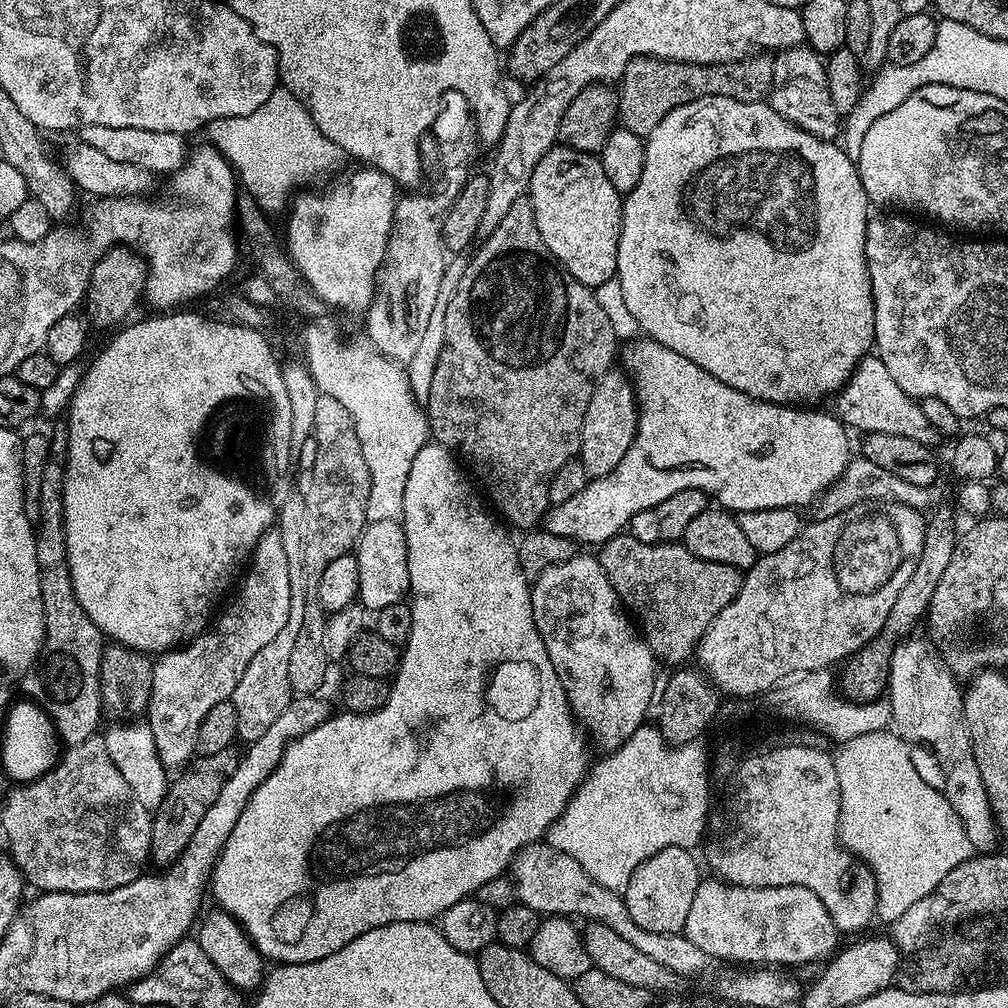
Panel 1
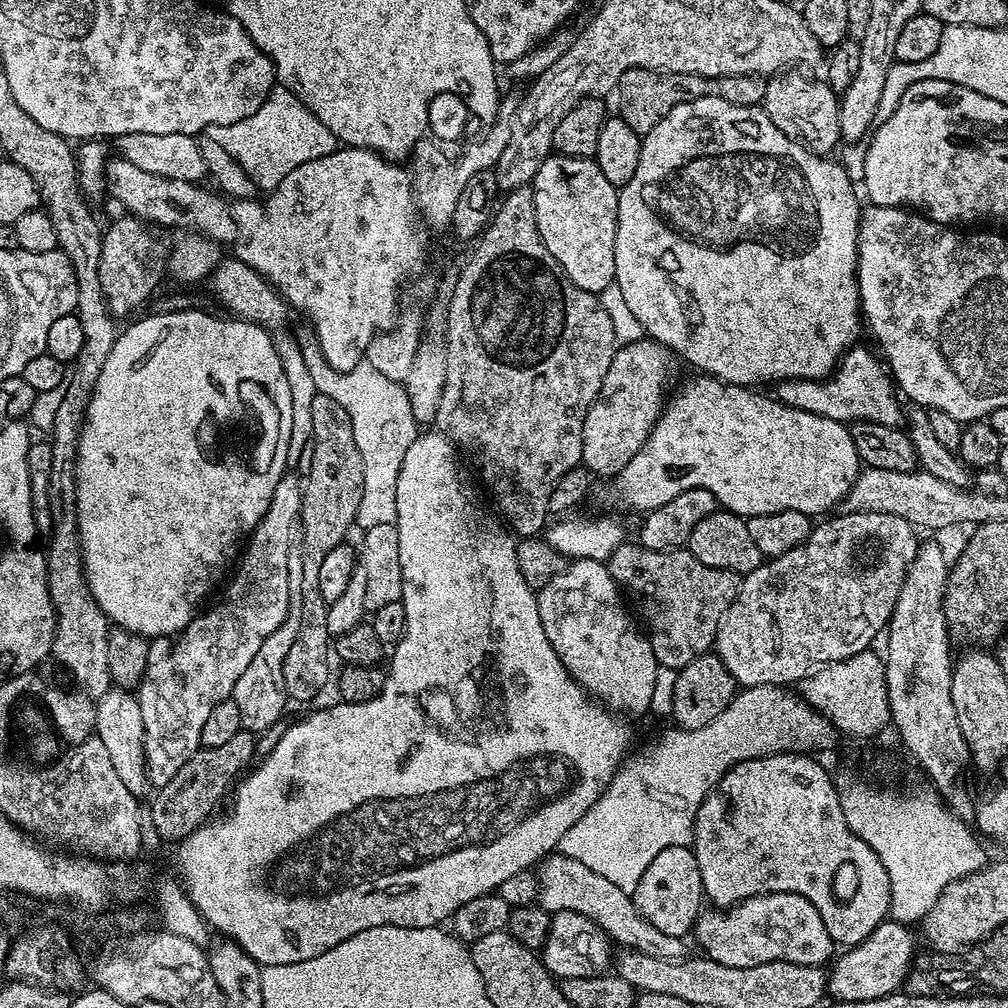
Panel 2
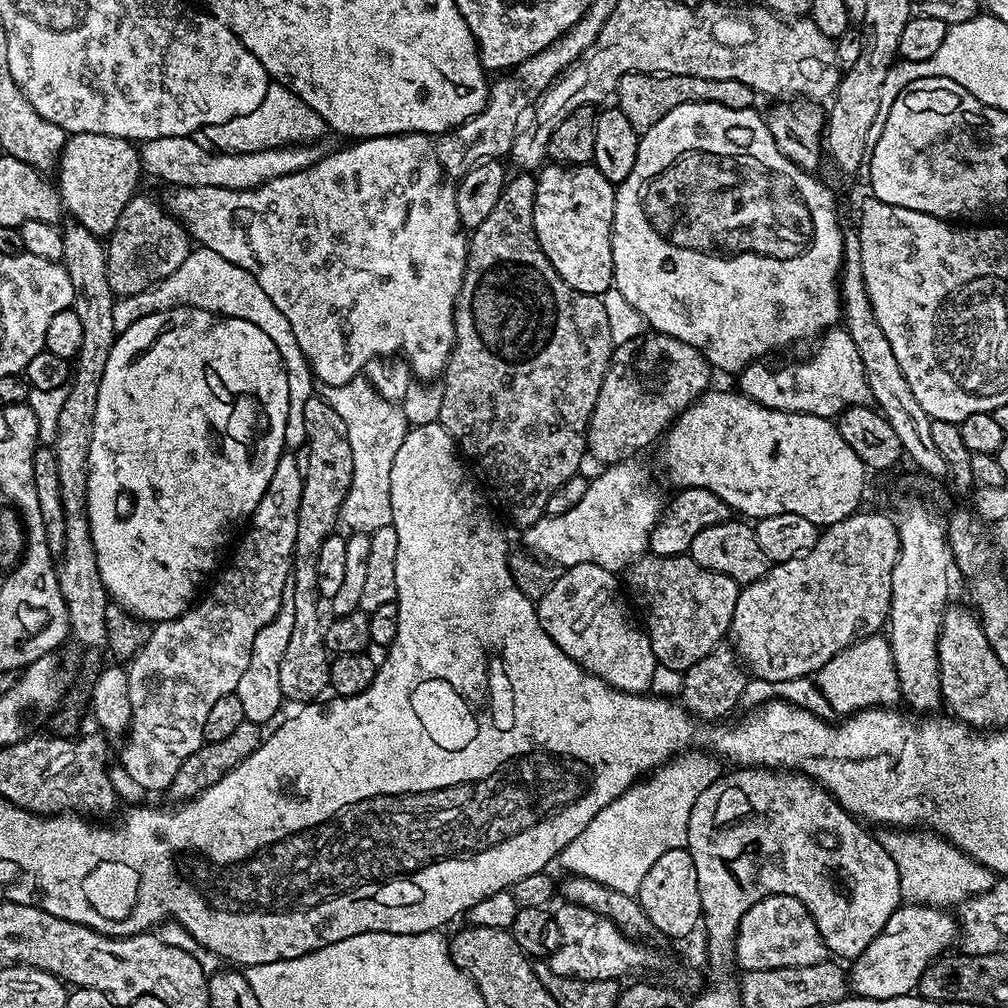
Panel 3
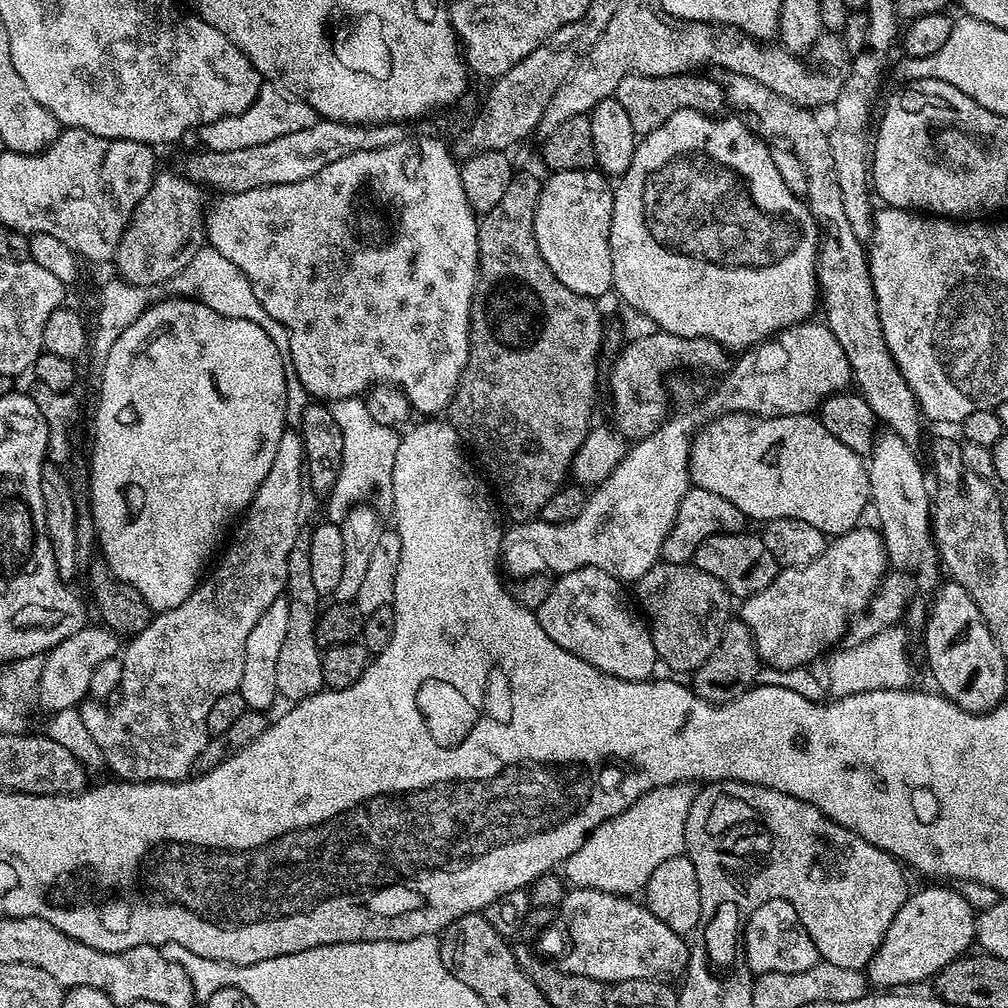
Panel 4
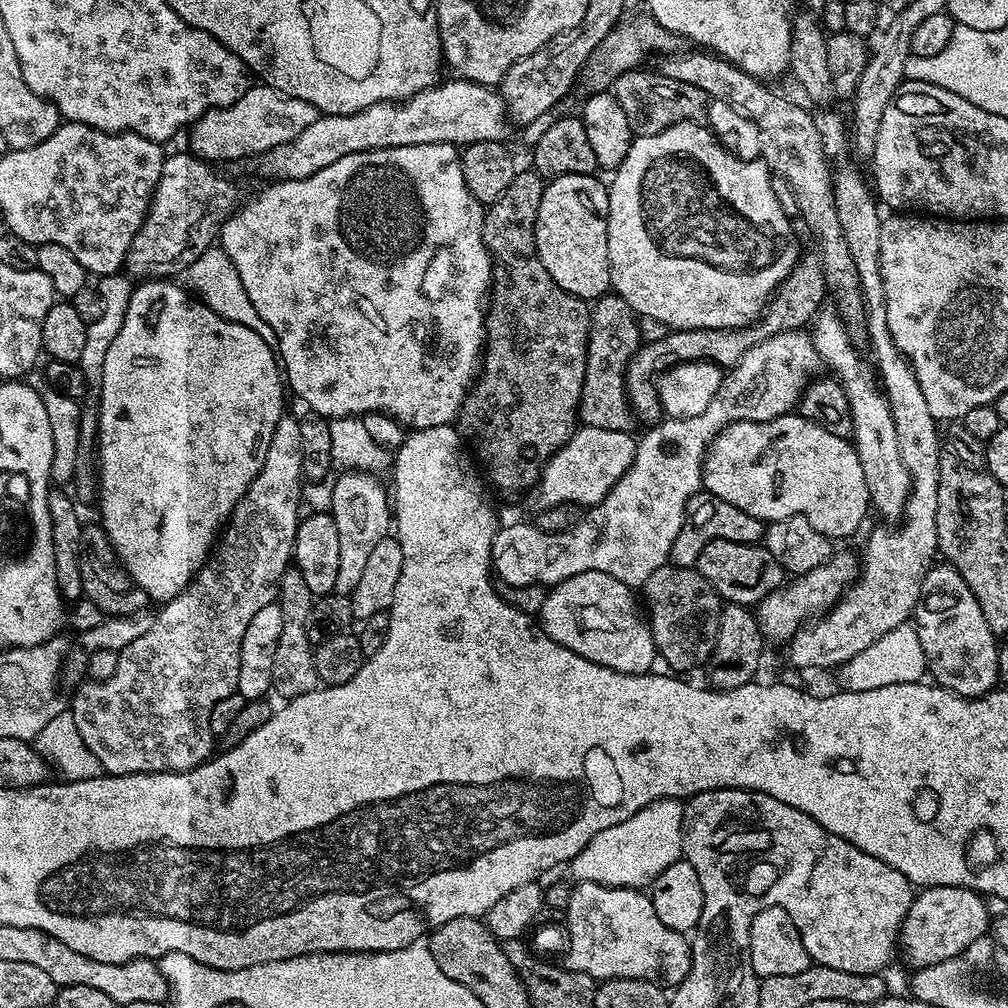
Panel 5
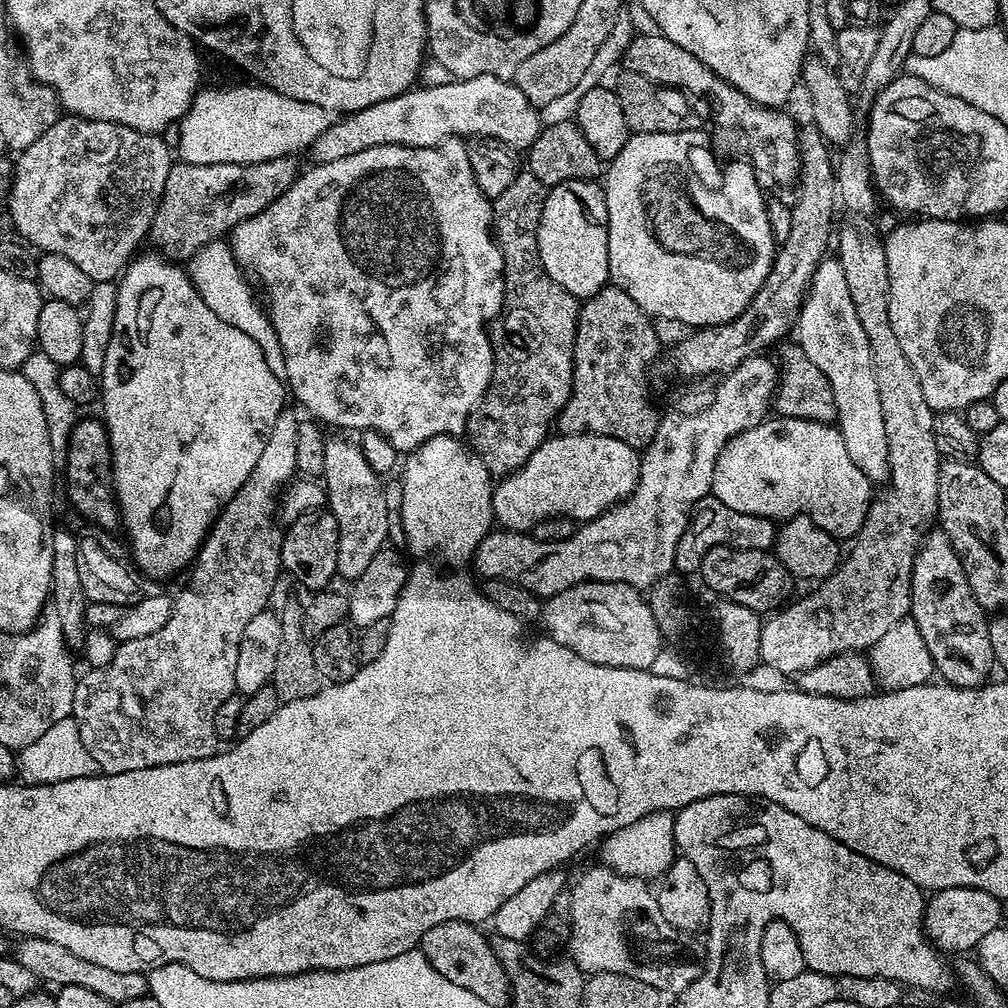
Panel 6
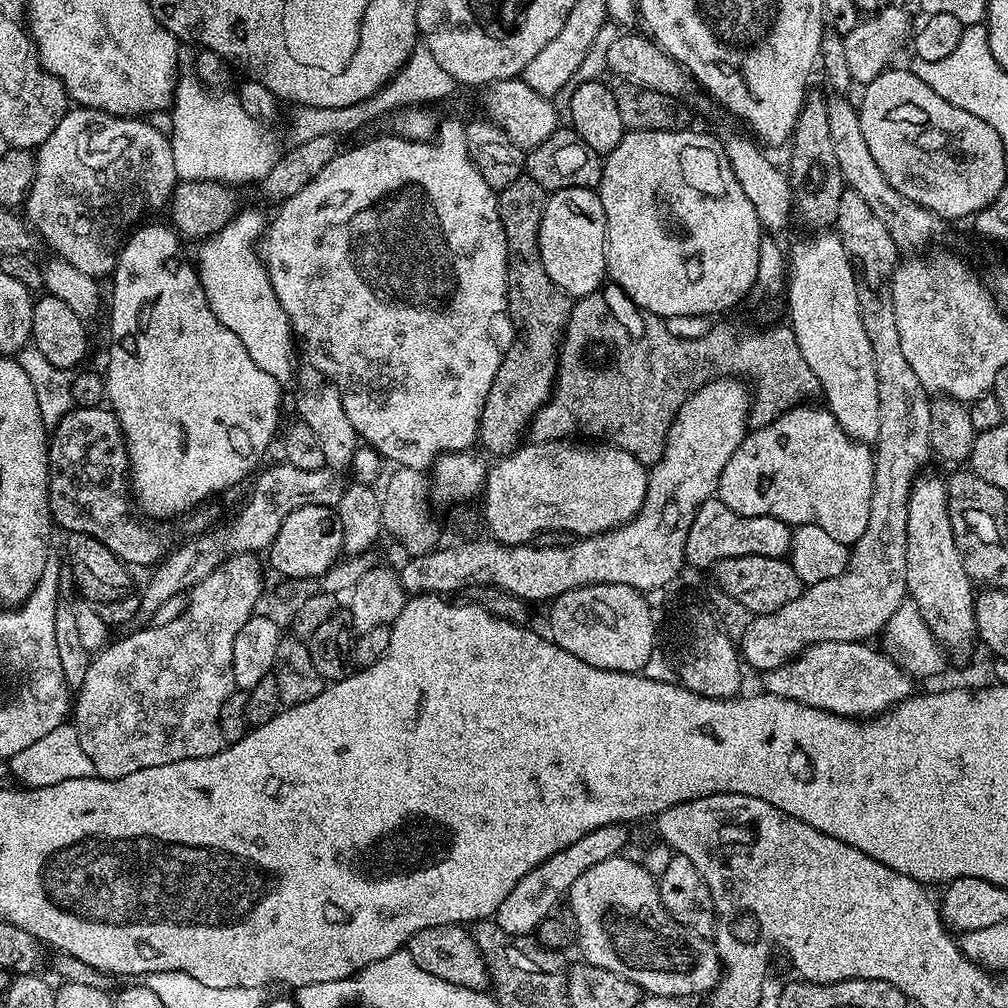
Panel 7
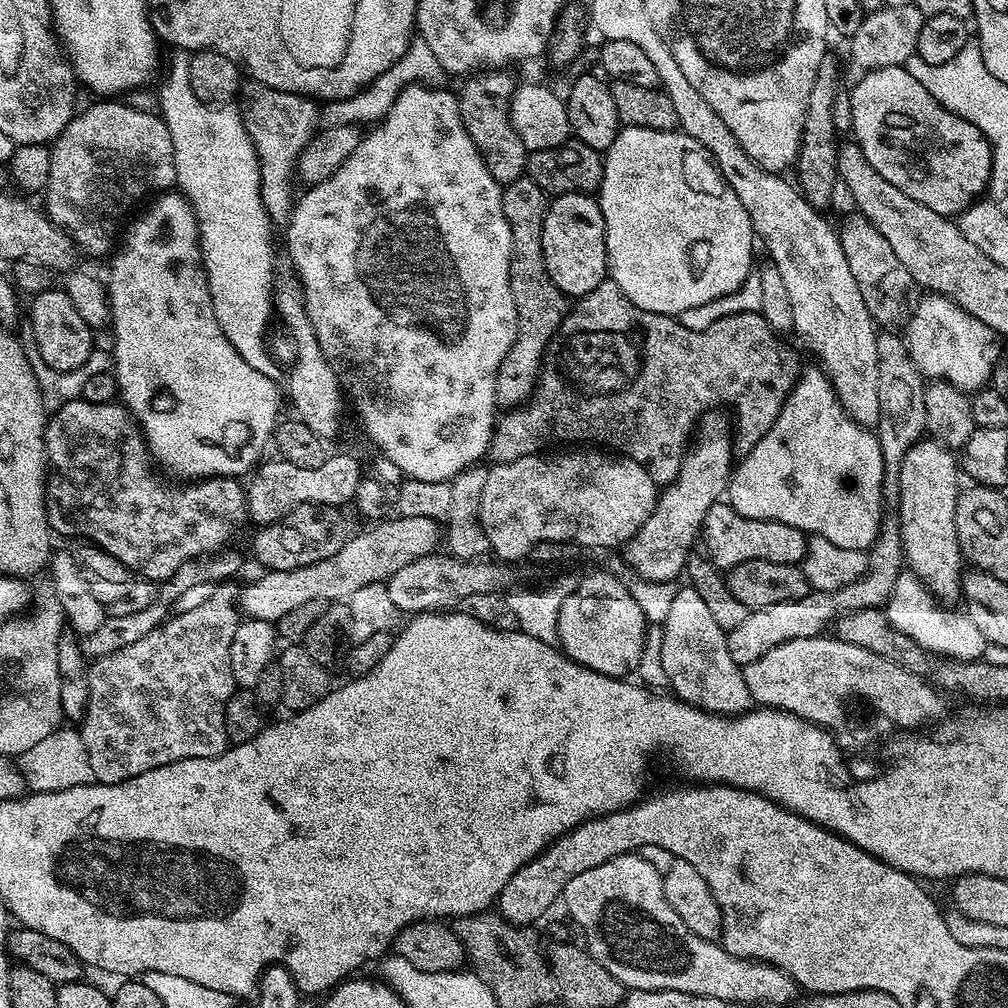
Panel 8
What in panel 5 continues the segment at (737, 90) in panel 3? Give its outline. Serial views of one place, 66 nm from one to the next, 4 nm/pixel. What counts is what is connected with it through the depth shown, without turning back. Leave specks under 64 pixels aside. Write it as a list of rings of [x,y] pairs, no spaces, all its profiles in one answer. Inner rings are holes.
[[[637,70],[622,74],[612,83],[610,89],[612,96],[618,98],[618,106],[622,106],[622,111],[626,113],[633,137],[662,134],[662,130],[675,124],[687,120],[700,122],[707,117],[708,98],[702,90],[698,90],[698,86],[690,86],[674,78],[666,78],[656,70],[644,71]]]

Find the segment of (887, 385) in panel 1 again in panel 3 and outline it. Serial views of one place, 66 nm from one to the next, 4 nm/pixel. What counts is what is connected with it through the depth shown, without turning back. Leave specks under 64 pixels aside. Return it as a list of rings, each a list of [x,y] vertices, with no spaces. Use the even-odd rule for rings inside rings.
[[[843,326],[828,329],[816,346],[816,353],[809,360],[797,364],[776,364],[773,368],[767,368],[764,362],[747,364],[738,376],[739,391],[770,410],[829,418],[839,417],[847,408],[871,405],[872,391],[864,376],[862,358],[847,330]]]

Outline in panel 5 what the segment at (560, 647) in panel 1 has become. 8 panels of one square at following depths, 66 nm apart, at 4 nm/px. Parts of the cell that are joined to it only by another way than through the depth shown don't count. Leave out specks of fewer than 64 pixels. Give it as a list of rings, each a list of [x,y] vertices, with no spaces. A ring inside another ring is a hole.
[[[590,570],[582,574],[574,574],[574,578],[566,578],[560,584],[551,585],[550,591],[544,597],[544,605],[538,614],[538,623],[544,632],[550,638],[554,638],[554,642],[558,642],[558,646],[566,646],[566,650],[574,650],[574,654],[582,654],[582,658],[586,658],[590,662],[594,662],[598,666],[606,666],[610,670],[618,670],[622,674],[642,674],[643,672],[652,672],[654,666],[652,663],[657,663],[658,657],[656,647],[654,646],[654,638],[652,637],[652,629],[648,627],[645,617],[636,609],[636,600],[638,604],[638,596],[633,589],[627,584],[618,582],[618,578],[610,578],[610,574],[602,574],[598,570]]]

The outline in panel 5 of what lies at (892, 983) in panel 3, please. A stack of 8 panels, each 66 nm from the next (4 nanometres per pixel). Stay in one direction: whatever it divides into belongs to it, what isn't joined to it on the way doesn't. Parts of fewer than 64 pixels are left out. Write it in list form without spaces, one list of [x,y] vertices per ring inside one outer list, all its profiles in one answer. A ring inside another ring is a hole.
[[[934,886],[915,893],[910,910],[905,916],[905,926],[901,928],[901,945],[906,945],[909,962],[913,969],[934,966],[935,963],[944,962],[955,956],[964,956],[975,940],[980,940],[990,932],[990,913],[987,899],[972,888],[959,888],[958,886]]]

